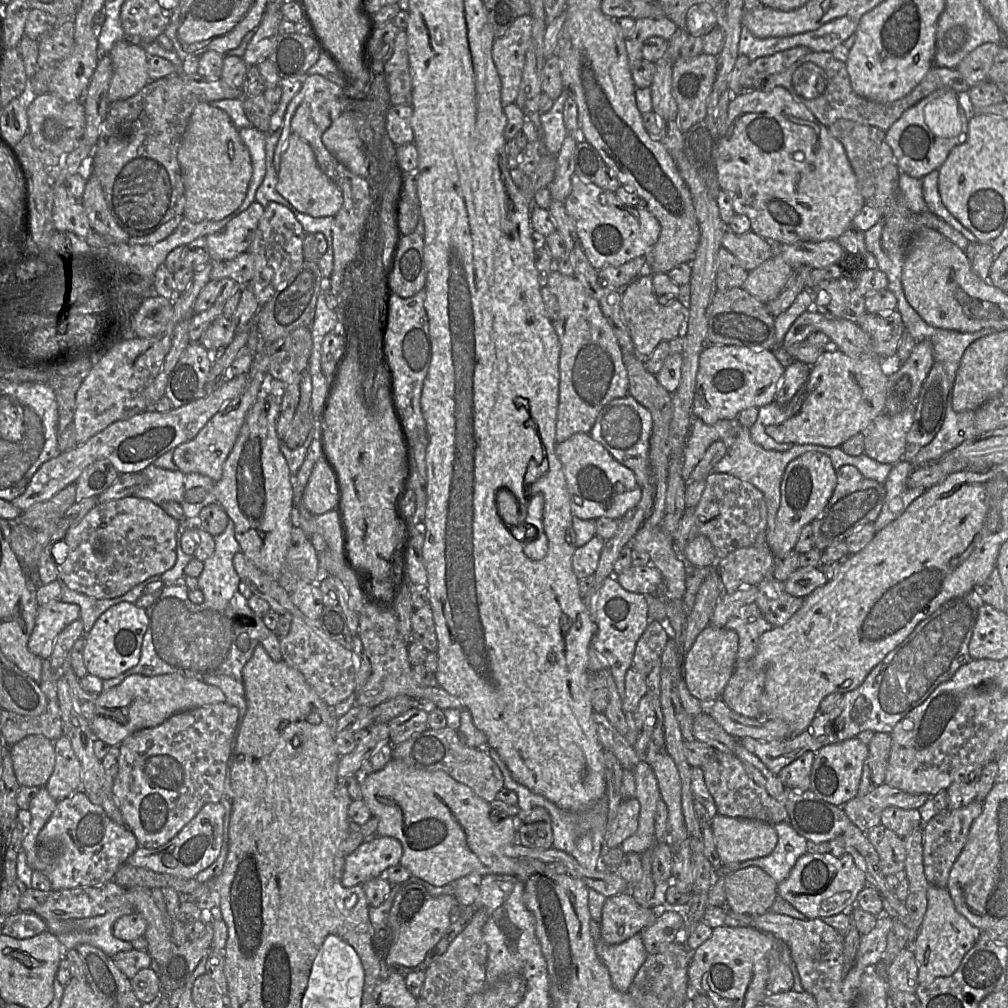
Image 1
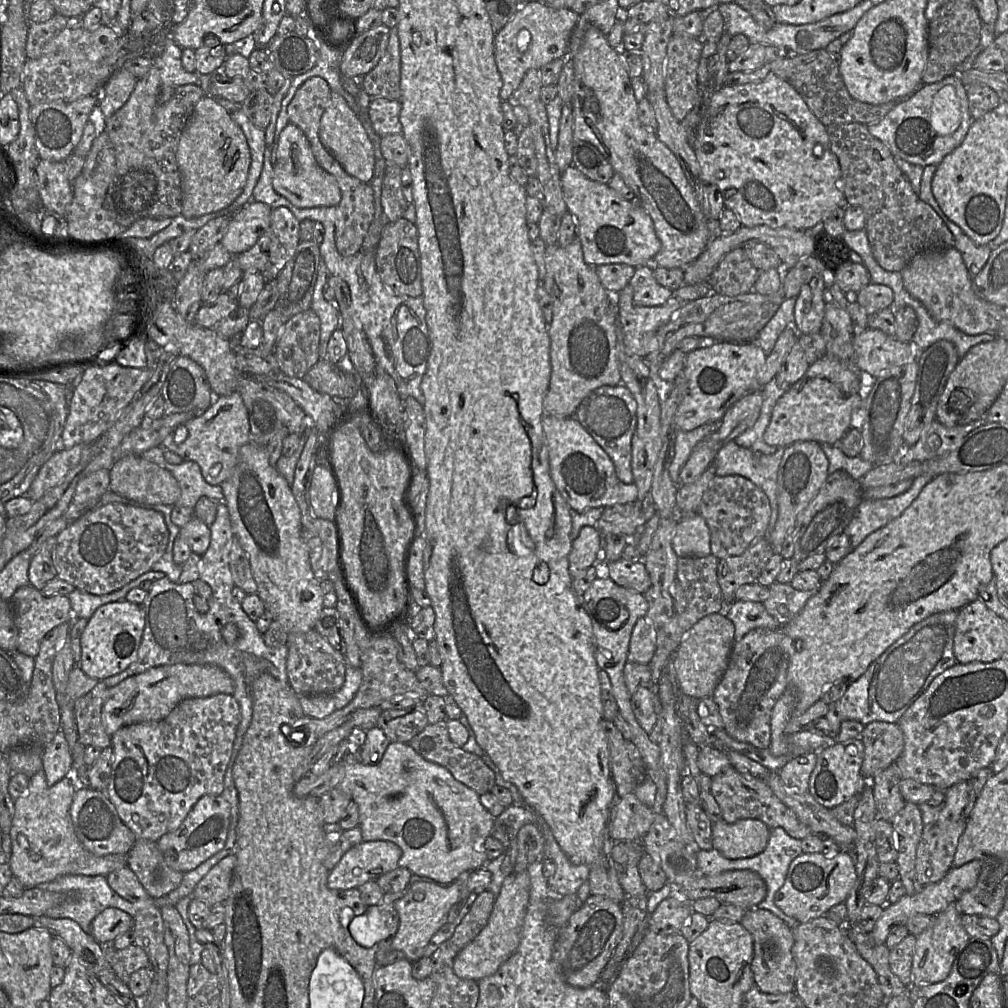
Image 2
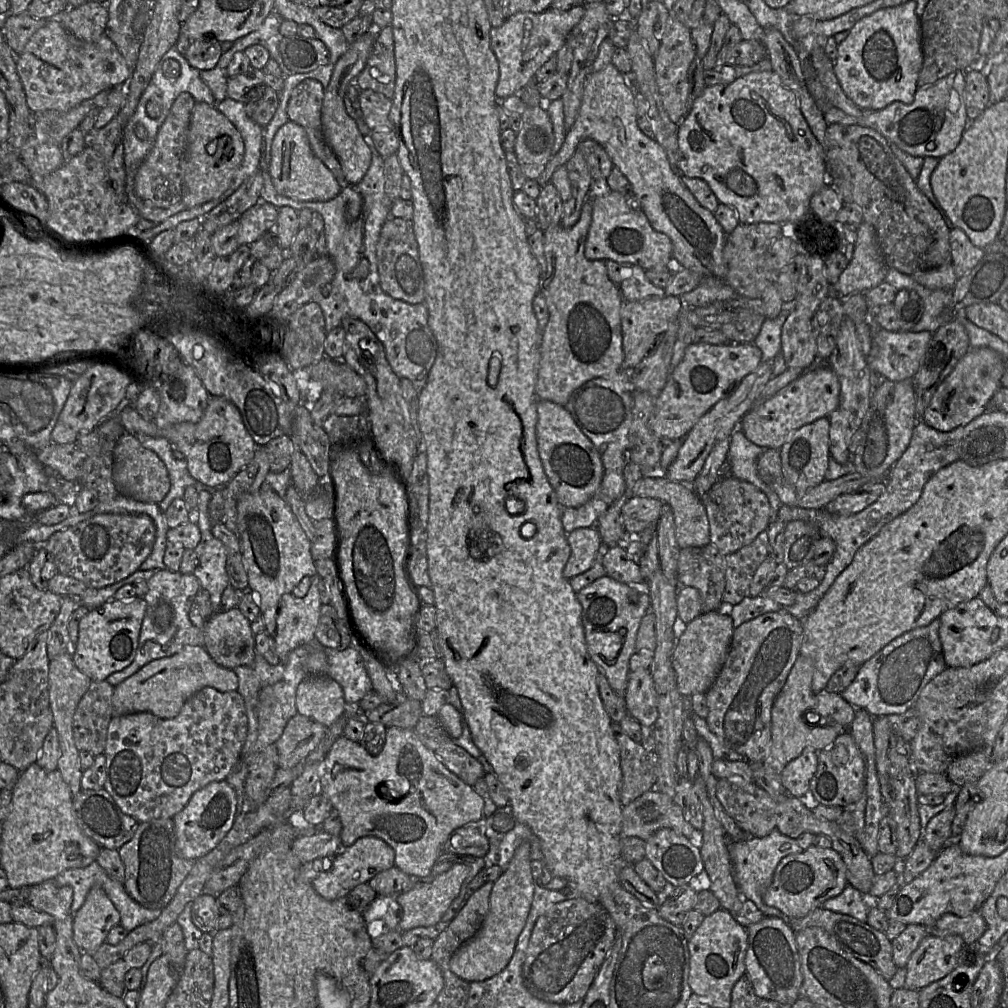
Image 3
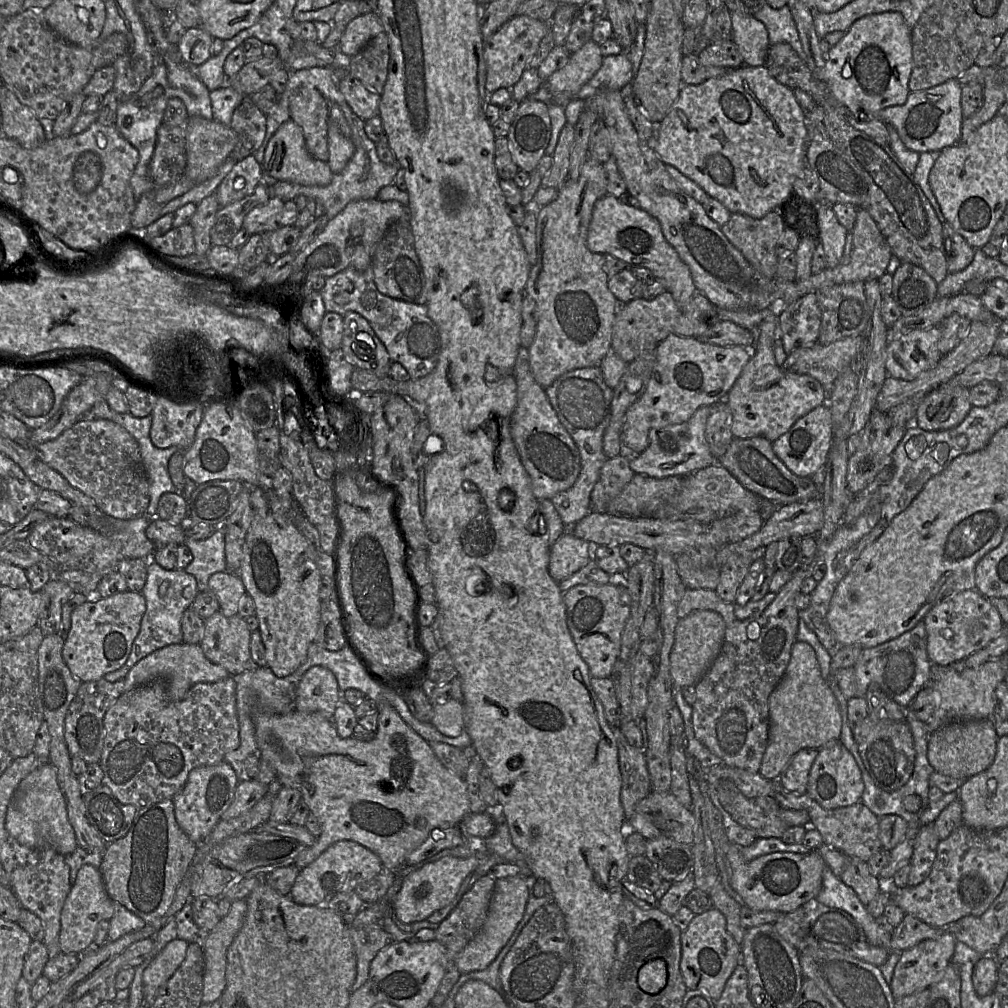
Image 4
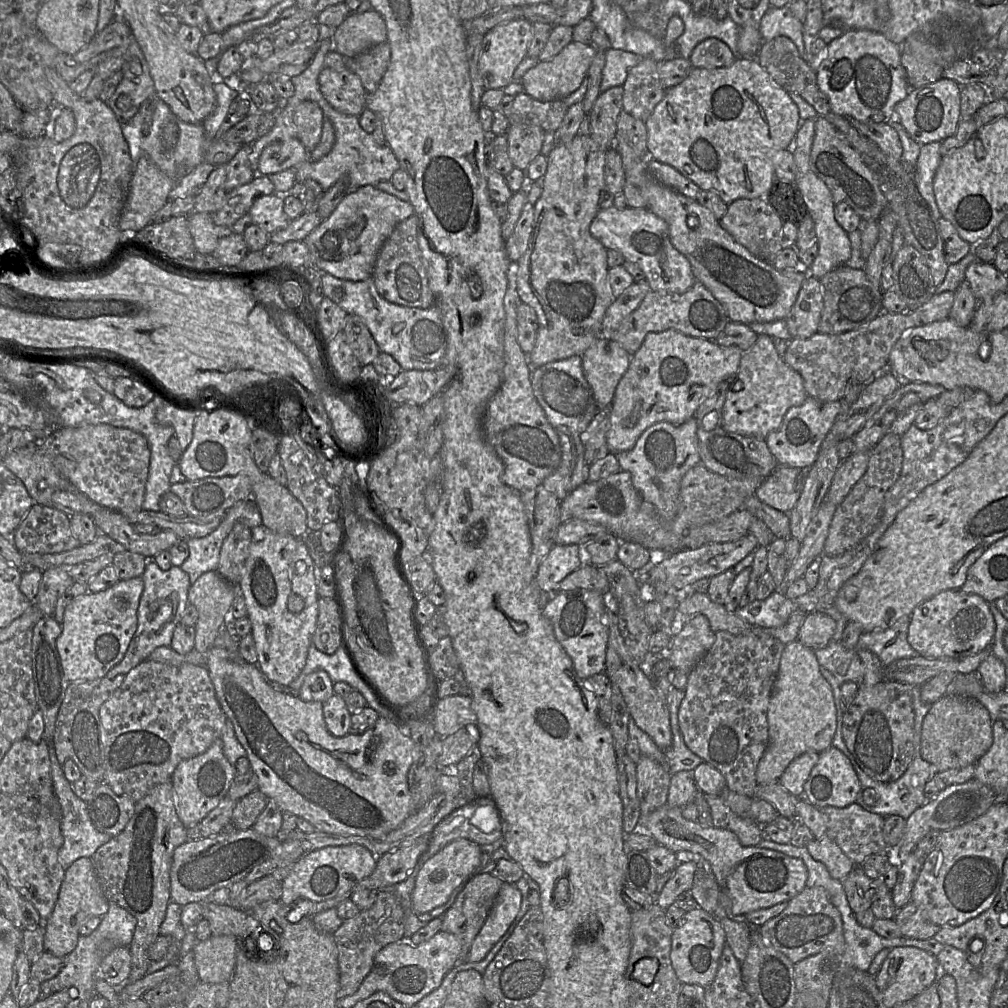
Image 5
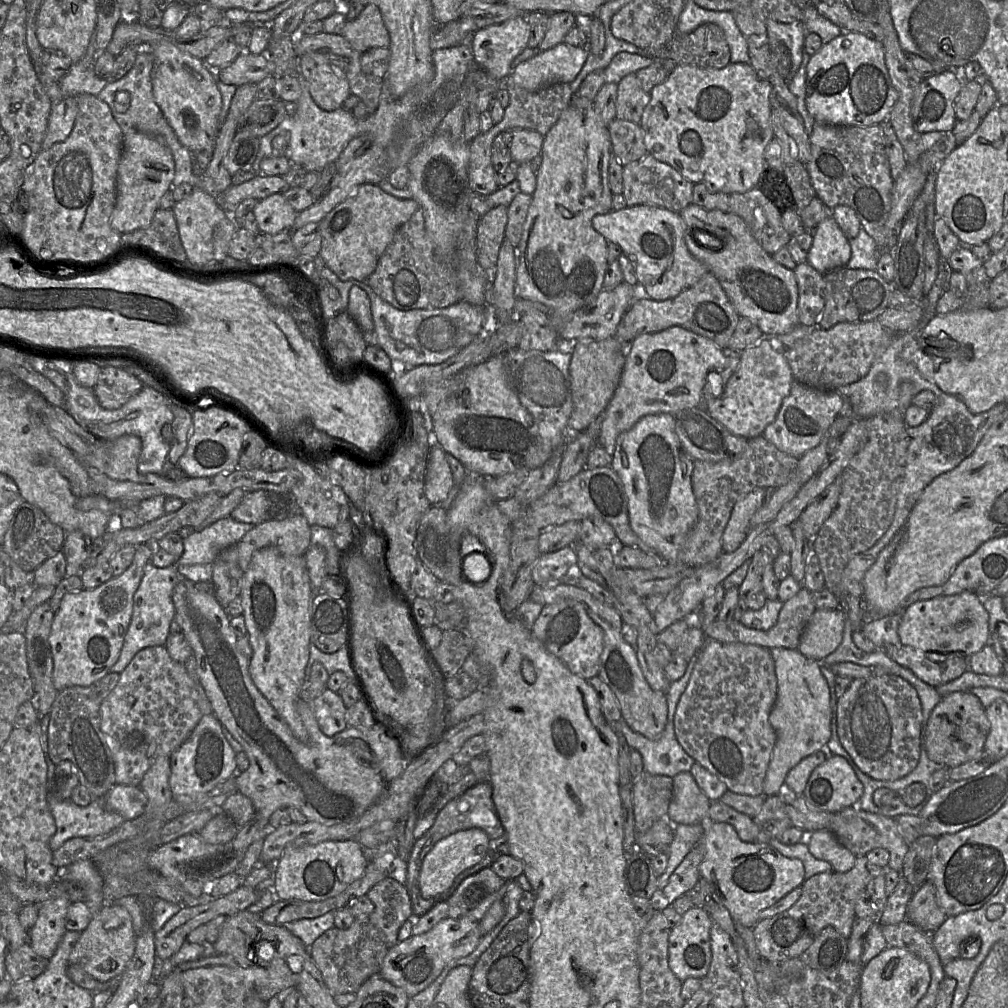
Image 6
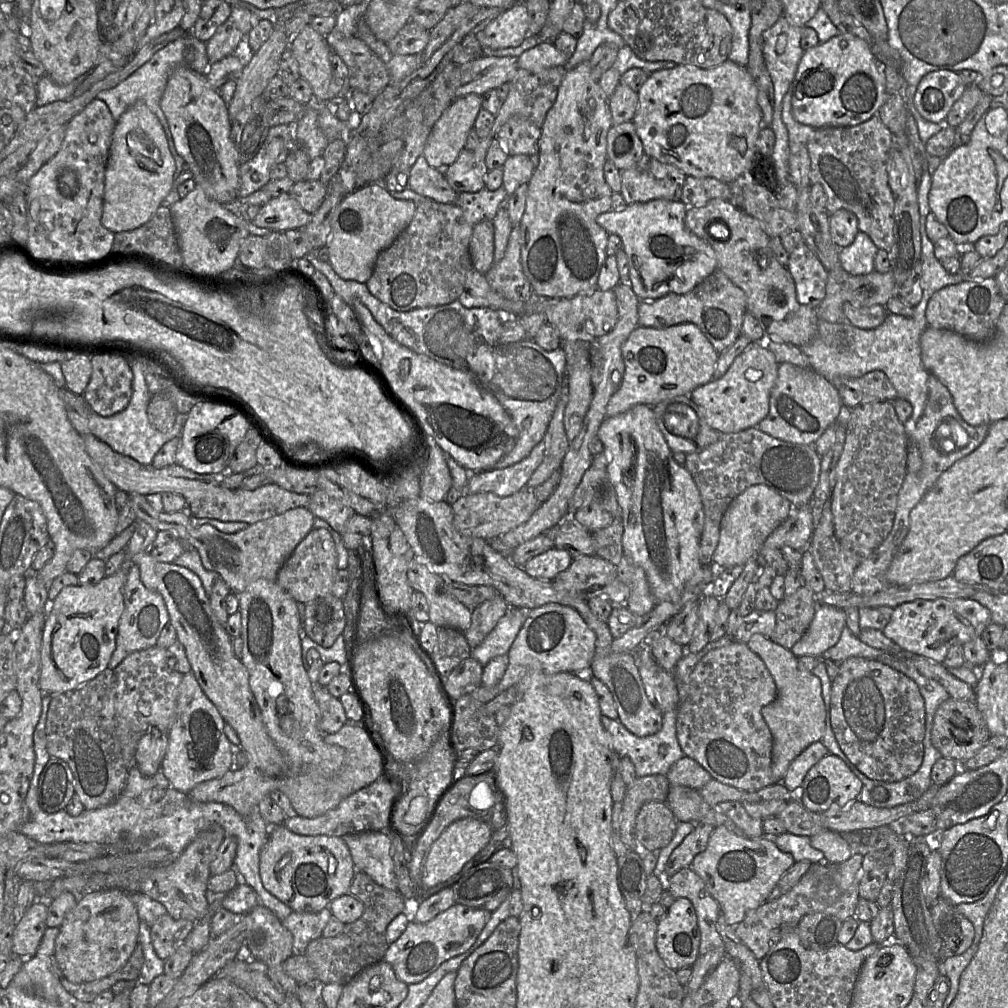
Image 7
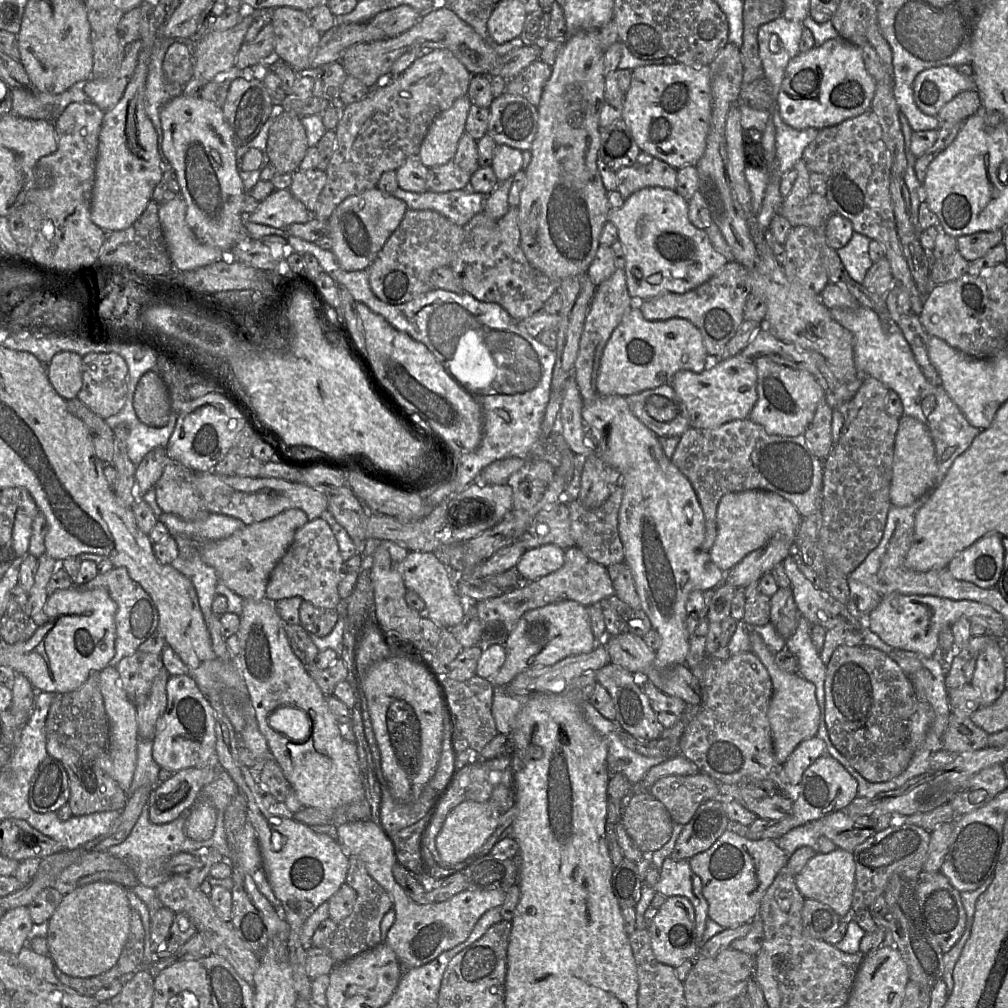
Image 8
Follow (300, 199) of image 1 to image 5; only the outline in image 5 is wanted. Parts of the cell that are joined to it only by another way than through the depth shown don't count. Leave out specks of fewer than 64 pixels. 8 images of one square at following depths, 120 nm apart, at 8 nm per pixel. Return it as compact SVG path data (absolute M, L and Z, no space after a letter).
M298 138L275 141L264 148L258 163L258 172L271 175L310 159L310 152Z

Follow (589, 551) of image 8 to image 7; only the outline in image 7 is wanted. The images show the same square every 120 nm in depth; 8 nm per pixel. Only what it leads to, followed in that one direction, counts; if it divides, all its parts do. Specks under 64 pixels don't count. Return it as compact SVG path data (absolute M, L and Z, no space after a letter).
M614 518L610 526L590 532L595 554L617 566L624 555L622 545L624 533L622 518Z

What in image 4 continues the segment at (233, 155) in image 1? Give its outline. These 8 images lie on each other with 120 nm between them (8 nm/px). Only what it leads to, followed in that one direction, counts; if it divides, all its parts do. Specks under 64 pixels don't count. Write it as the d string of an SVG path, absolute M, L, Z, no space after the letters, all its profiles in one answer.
M194 116L186 130L186 167L184 175L198 185L213 177L237 145L238 136L232 128L214 119Z

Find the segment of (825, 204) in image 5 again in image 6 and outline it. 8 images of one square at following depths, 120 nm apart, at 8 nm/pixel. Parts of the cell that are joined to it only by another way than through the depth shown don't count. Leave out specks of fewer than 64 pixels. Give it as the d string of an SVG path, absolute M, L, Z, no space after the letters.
M832 209L813 231L808 263L821 274L846 267L851 258L850 241L832 215Z

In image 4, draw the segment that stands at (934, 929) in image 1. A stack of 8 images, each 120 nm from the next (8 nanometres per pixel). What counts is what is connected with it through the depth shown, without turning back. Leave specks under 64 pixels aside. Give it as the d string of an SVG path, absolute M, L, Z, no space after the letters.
M949 931L935 939L924 940L915 946L900 952L900 958L895 966L891 983L889 984L894 999L929 988L937 982L954 954L956 939Z

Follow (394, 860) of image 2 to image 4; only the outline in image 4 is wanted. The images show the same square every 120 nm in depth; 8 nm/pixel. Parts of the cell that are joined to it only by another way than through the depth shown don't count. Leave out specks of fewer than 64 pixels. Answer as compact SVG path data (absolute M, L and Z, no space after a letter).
M341 840L300 870L289 896L300 905L337 906L358 885L377 876L383 869L381 859L374 852L357 842Z

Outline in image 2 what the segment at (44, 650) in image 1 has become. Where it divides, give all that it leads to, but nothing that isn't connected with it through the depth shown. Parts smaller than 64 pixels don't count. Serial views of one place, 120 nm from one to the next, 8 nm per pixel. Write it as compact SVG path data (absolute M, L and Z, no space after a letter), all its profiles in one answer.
M31 584L17 589L9 602L18 630L17 651L33 658L38 655L45 635L62 623L70 623L73 616L68 596L46 597Z

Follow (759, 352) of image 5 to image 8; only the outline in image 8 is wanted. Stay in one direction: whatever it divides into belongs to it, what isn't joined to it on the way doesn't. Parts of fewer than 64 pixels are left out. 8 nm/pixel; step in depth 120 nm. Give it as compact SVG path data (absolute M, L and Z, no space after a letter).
M741 354L722 360L700 373L680 370L674 375L671 386L685 404L693 428L716 428L734 420L749 418L758 399L754 359Z

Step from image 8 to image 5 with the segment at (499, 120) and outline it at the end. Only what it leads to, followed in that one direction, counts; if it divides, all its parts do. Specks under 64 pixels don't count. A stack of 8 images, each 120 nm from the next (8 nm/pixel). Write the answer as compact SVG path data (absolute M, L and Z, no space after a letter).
M517 123L509 126L504 135L507 138L508 154L514 167L525 171L541 154L545 133L540 126L533 123Z

